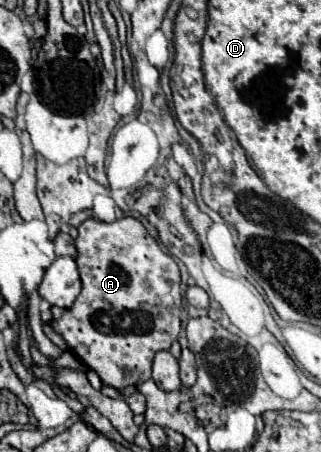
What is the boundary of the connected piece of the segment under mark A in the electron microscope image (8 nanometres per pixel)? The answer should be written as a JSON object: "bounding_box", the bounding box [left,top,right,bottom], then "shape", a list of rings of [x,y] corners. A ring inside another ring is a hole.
{"bounding_box":[52,215,182,391],"shape":[[[130,215],[116,219],[112,223],[86,219],[78,227],[76,249],[78,249],[76,265],[80,271],[82,291],[72,303],[72,307],[68,307],[60,319],[52,321],[54,331],[66,341],[68,349],[88,369],[98,373],[104,385],[110,385],[116,389],[128,387],[128,385],[140,385],[144,383],[144,379],[150,379],[152,375],[154,383],[160,389],[164,391],[180,389],[182,383],[178,377],[178,361],[168,351],[172,341],[176,341],[180,335],[182,289],[180,289],[180,269],[176,261],[160,249],[158,241],[146,231],[142,221]]]}

